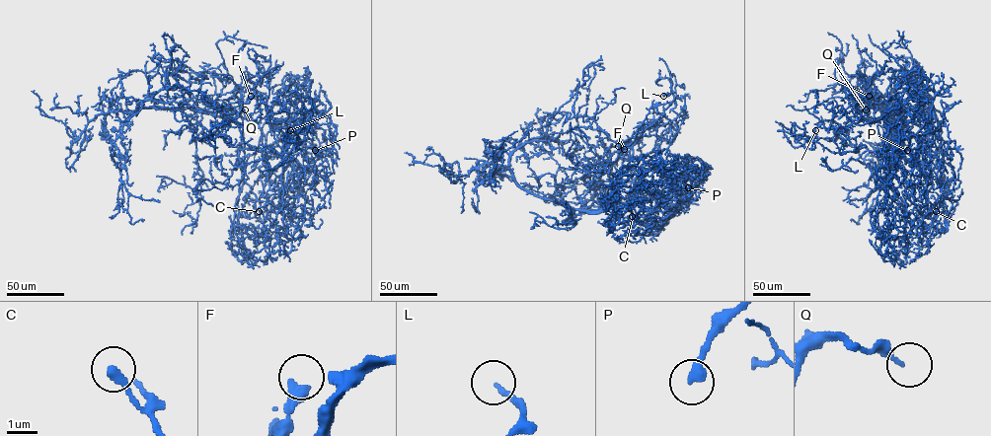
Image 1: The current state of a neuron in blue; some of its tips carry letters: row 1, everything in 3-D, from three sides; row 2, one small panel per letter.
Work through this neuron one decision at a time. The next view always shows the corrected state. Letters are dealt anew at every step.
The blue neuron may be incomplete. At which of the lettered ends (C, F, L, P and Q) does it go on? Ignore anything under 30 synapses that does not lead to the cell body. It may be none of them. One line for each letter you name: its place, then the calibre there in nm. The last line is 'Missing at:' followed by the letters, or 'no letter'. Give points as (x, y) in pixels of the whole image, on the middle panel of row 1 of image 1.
Missing at: no letter

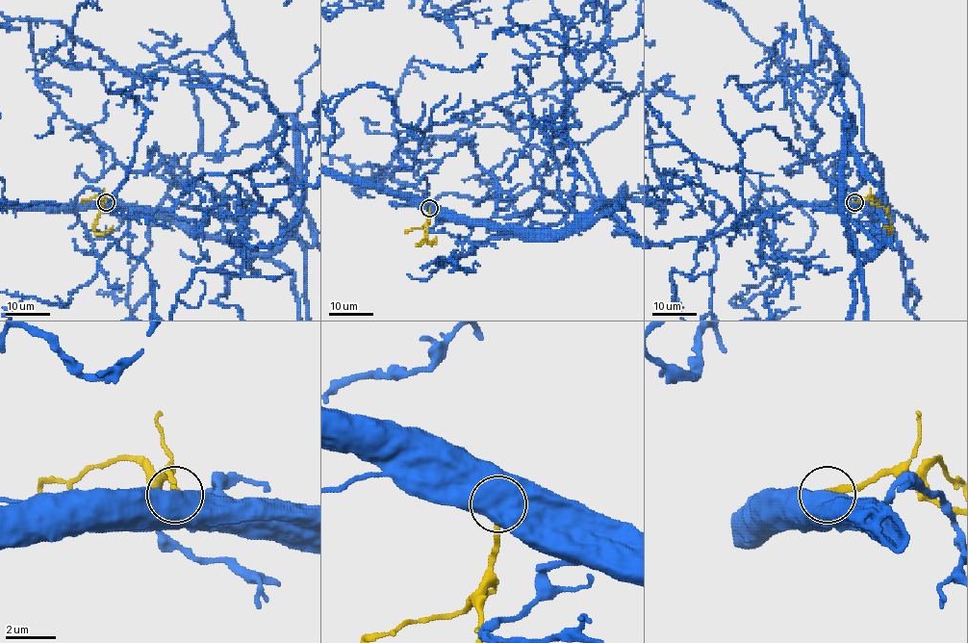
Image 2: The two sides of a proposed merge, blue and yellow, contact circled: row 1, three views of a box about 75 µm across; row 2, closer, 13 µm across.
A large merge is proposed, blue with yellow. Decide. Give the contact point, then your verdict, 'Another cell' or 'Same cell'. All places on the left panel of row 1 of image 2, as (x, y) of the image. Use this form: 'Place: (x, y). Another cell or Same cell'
Place: (106, 202). Another cell

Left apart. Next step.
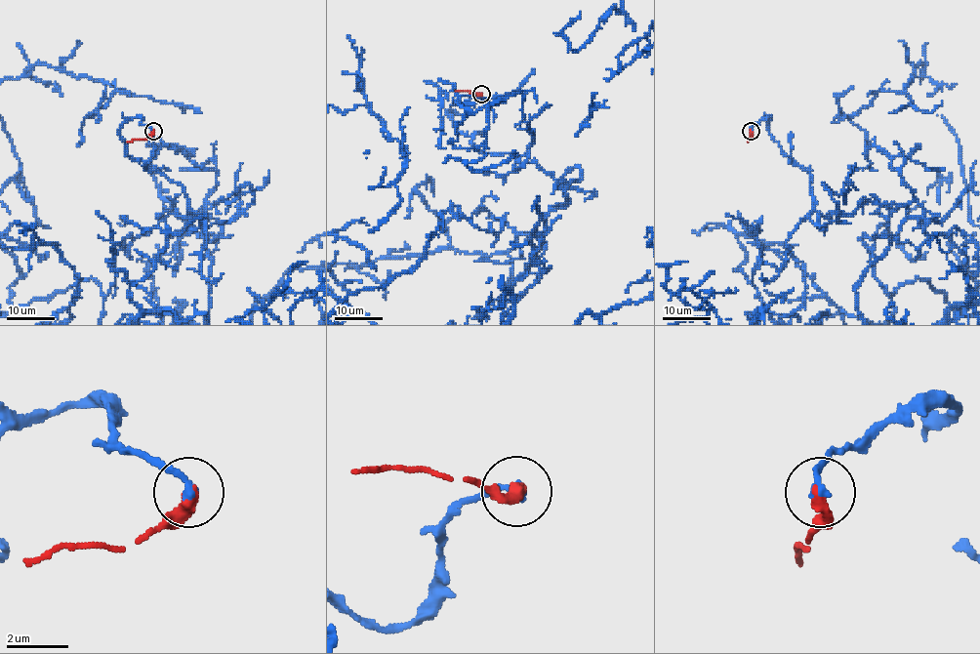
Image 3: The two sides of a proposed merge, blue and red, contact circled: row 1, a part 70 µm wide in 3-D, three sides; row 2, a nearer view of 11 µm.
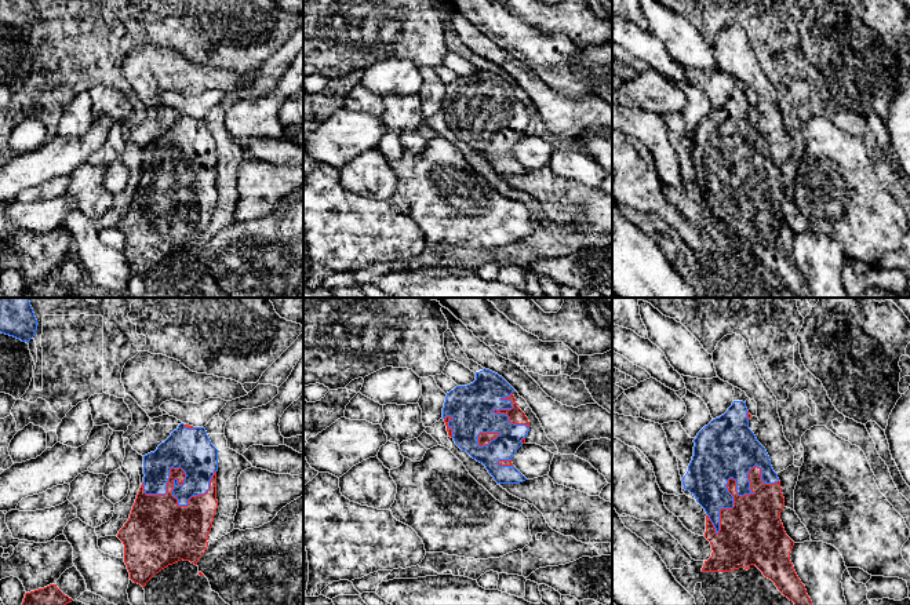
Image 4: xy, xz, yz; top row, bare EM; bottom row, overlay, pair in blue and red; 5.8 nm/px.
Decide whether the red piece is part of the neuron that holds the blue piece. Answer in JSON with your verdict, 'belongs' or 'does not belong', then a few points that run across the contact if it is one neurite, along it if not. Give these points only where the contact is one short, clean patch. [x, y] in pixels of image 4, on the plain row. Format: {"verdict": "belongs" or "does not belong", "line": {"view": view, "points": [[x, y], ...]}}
{"verdict": "belongs"}

